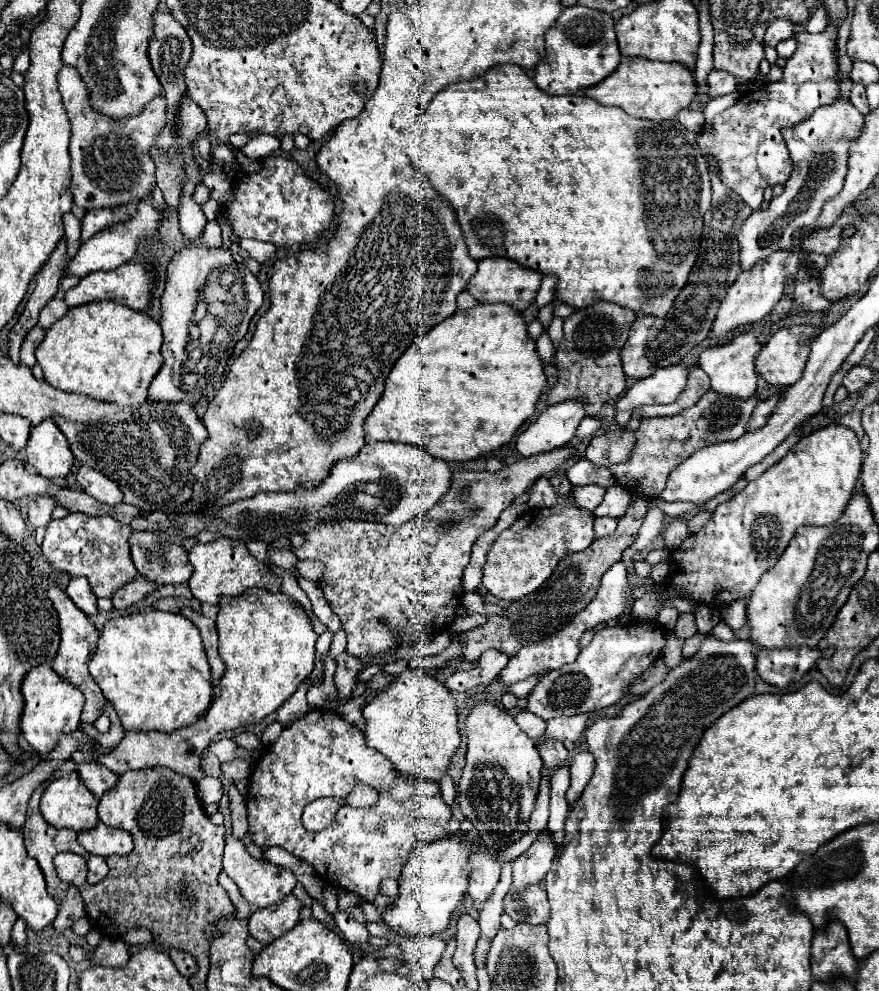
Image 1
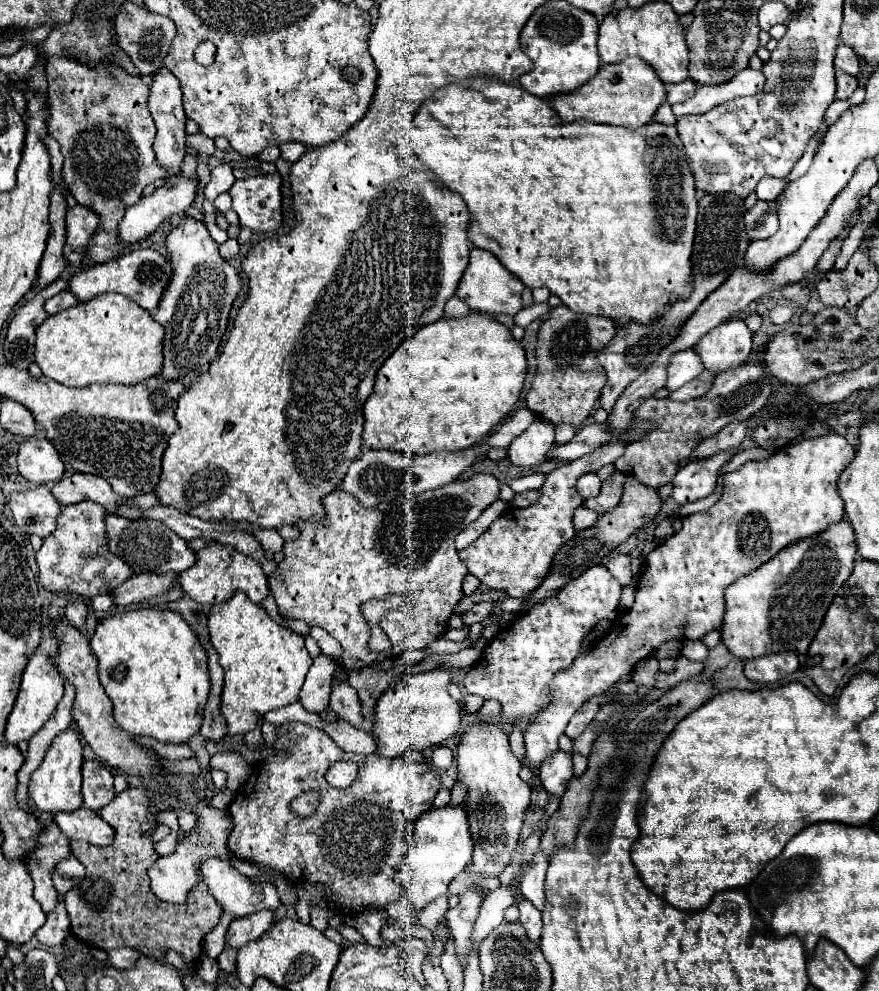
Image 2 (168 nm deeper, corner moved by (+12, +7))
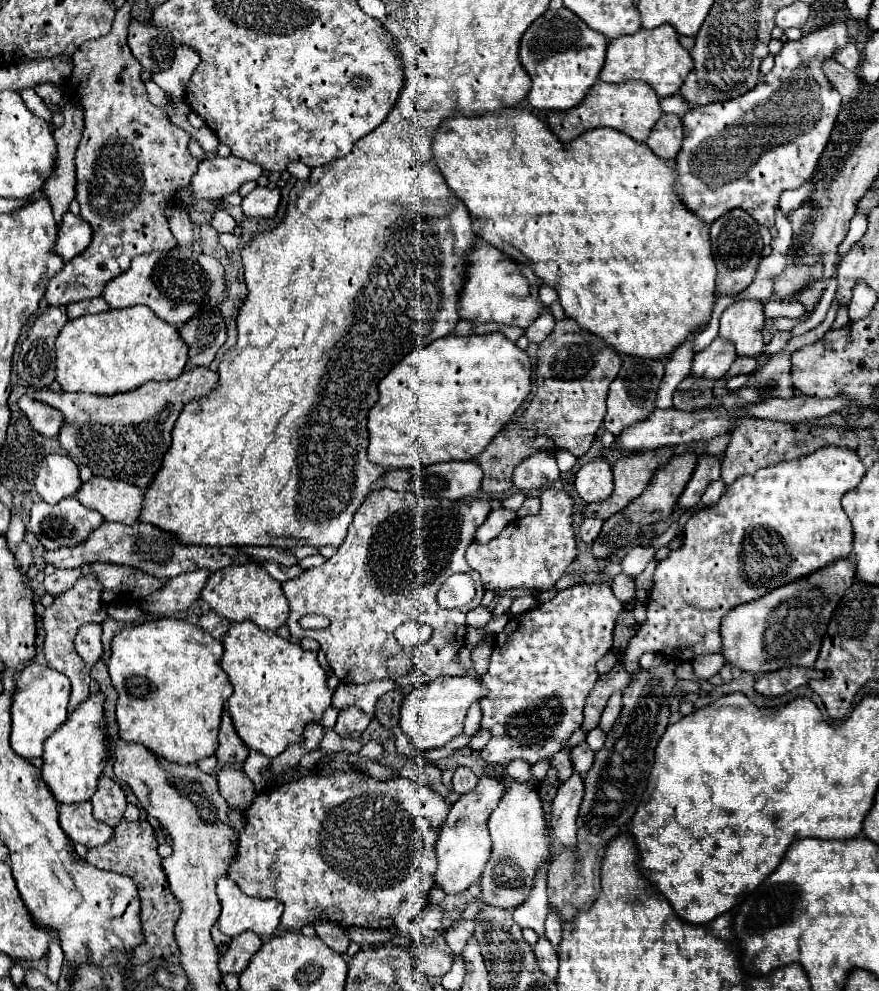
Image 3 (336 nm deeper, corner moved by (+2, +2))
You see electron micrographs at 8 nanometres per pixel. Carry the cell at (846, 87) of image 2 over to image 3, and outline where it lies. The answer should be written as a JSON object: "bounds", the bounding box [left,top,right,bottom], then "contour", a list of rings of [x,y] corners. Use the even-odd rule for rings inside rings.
{"bounds":[822,59,862,101],"contour":[[[834,59],[824,61],[822,71],[826,73],[826,79],[830,79],[830,83],[838,89],[838,93],[842,95],[844,101],[856,99],[858,93],[862,91],[862,81],[858,79],[858,75],[852,73],[852,71],[848,71],[848,69],[844,69]]]}

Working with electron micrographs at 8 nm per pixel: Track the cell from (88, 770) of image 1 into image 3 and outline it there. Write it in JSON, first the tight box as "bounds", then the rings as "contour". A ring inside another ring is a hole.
{"bounds":[92,775,126,827],"contour":[[[102,775],[98,781],[98,789],[92,797],[92,805],[94,805],[92,815],[96,821],[106,823],[110,827],[116,827],[124,815],[126,795],[116,781]]]}

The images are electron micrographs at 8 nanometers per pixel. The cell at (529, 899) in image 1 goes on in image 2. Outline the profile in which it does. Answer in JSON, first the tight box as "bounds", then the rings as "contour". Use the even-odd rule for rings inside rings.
{"bounds":[516,898,542,942],"contour":[[[522,898],[516,902],[518,910],[520,910],[520,922],[528,932],[528,938],[538,942],[540,940],[540,932],[542,932],[542,920],[540,920],[540,910],[534,908],[534,904],[528,898]]]}

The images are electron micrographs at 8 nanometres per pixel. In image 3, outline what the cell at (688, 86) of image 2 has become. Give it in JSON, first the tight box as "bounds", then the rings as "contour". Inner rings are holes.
{"bounds":[660,95,690,117],"contour":[[[672,95],[672,97],[666,97],[664,101],[660,101],[662,105],[662,113],[672,113],[672,115],[678,115],[682,117],[690,107],[686,105],[686,101],[682,101],[680,95]]]}

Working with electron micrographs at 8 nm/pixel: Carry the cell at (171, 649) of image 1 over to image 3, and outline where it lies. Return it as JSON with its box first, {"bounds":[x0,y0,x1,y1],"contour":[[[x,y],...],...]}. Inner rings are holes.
{"bounds":[108,619,232,765],"contour":[[[160,619],[134,625],[116,635],[112,641],[108,673],[118,691],[118,735],[128,743],[144,745],[158,757],[180,765],[190,765],[214,755],[218,749],[218,731],[224,703],[232,695],[228,675],[220,667],[222,651],[222,641],[214,639],[208,631],[188,621],[176,619]]]}

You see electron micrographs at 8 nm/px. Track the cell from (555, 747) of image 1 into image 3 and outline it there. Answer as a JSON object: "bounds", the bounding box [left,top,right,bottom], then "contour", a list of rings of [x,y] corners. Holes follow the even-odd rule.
{"bounds":[550,773,584,849],"contour":[[[574,773],[566,783],[558,787],[558,793],[552,801],[550,825],[554,825],[554,837],[568,849],[578,845],[576,841],[576,817],[584,797],[584,783],[578,773]]]}

